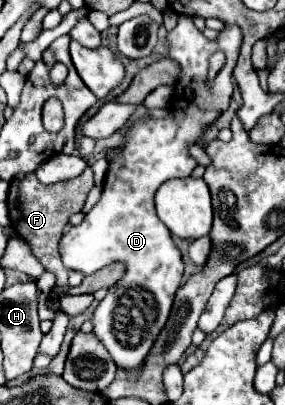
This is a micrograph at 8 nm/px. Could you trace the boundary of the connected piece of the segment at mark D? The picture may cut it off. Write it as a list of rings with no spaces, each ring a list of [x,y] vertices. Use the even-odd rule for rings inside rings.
[[[179,16],[177,26],[169,30],[165,38],[169,58],[181,68],[181,76],[171,98],[171,114],[165,118],[139,118],[127,128],[125,142],[109,158],[99,202],[79,226],[69,228],[59,244],[65,268],[79,271],[85,276],[113,262],[125,264],[125,276],[107,290],[107,300],[99,302],[91,318],[95,324],[95,336],[105,344],[115,364],[125,370],[137,370],[143,364],[147,352],[169,318],[175,292],[183,278],[181,252],[175,246],[167,226],[163,226],[155,214],[155,192],[169,178],[191,176],[193,168],[197,166],[195,158],[189,154],[189,146],[197,144],[205,130],[215,126],[219,116],[229,108],[233,94],[233,68],[243,44],[243,32],[239,26],[225,26],[217,40],[207,40],[203,32],[195,28],[189,16]],[[217,48],[225,52],[227,62],[215,80],[209,82],[209,56]]]

